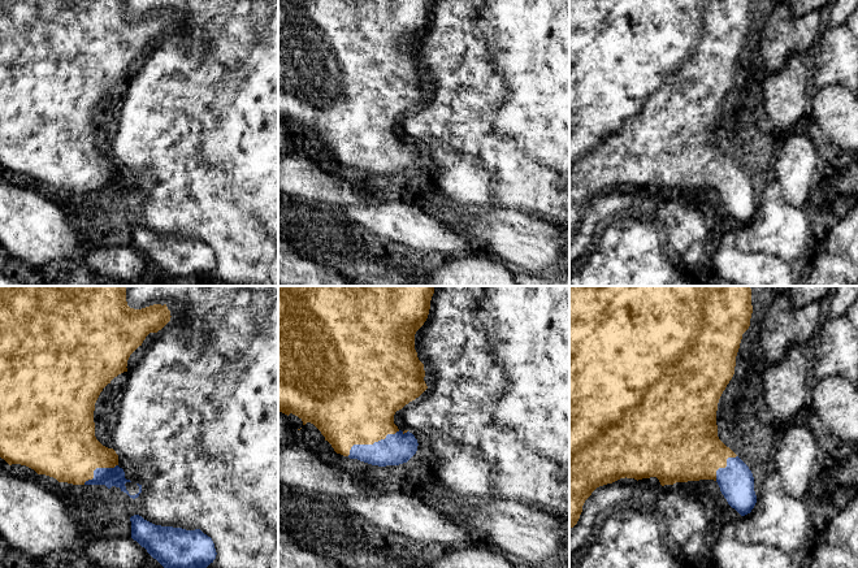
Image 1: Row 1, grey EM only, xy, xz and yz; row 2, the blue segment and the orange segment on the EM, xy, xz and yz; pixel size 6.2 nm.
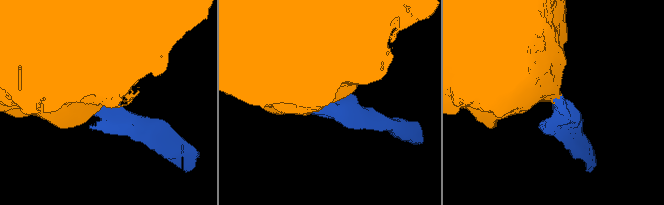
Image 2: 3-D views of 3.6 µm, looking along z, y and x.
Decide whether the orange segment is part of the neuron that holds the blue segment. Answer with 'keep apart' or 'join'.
join

